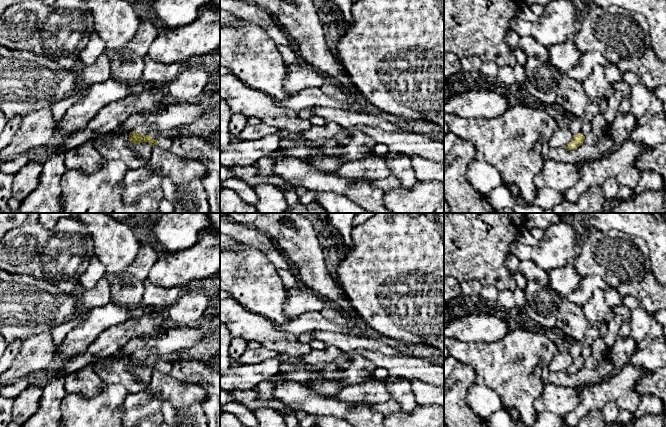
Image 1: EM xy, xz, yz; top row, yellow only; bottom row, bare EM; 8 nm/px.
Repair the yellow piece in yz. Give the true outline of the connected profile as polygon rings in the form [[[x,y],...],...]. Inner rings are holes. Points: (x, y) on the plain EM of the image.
[[[591,345],[584,347],[584,349],[581,352],[581,356],[573,360],[571,366],[566,369],[565,373],[574,374],[581,370],[585,364],[585,360],[589,358],[591,354],[592,354]]]

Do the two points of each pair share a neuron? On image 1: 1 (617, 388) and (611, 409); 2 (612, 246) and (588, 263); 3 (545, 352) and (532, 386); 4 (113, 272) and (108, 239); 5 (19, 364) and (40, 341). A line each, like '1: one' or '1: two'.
1: two
2: one
3: one
4: one
5: one

